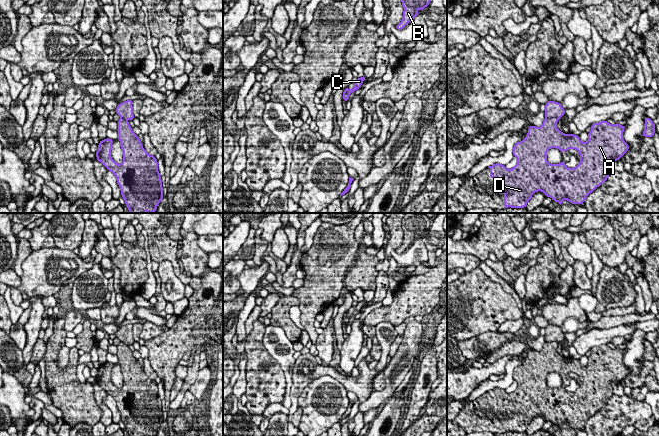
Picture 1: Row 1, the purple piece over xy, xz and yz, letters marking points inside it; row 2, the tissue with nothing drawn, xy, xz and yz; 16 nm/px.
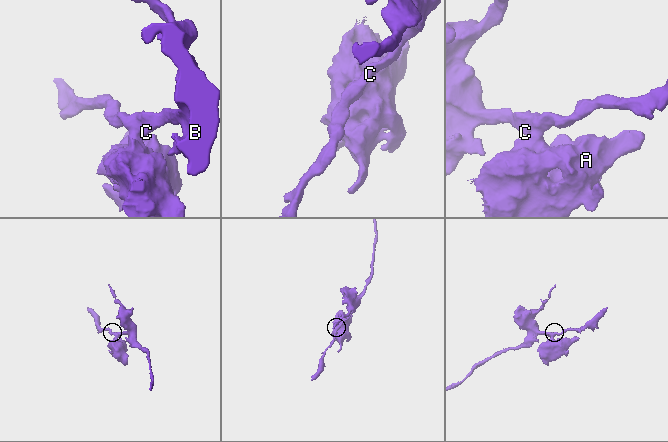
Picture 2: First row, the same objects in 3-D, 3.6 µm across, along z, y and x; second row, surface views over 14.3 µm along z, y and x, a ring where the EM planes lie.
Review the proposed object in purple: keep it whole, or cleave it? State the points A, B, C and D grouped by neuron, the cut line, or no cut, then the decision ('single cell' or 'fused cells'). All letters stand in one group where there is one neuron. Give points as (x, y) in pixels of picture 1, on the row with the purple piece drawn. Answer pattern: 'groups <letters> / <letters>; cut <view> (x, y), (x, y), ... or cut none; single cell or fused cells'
groups A D / B C; cut yz (546, 117), (554, 117), (557, 120); fused cells

